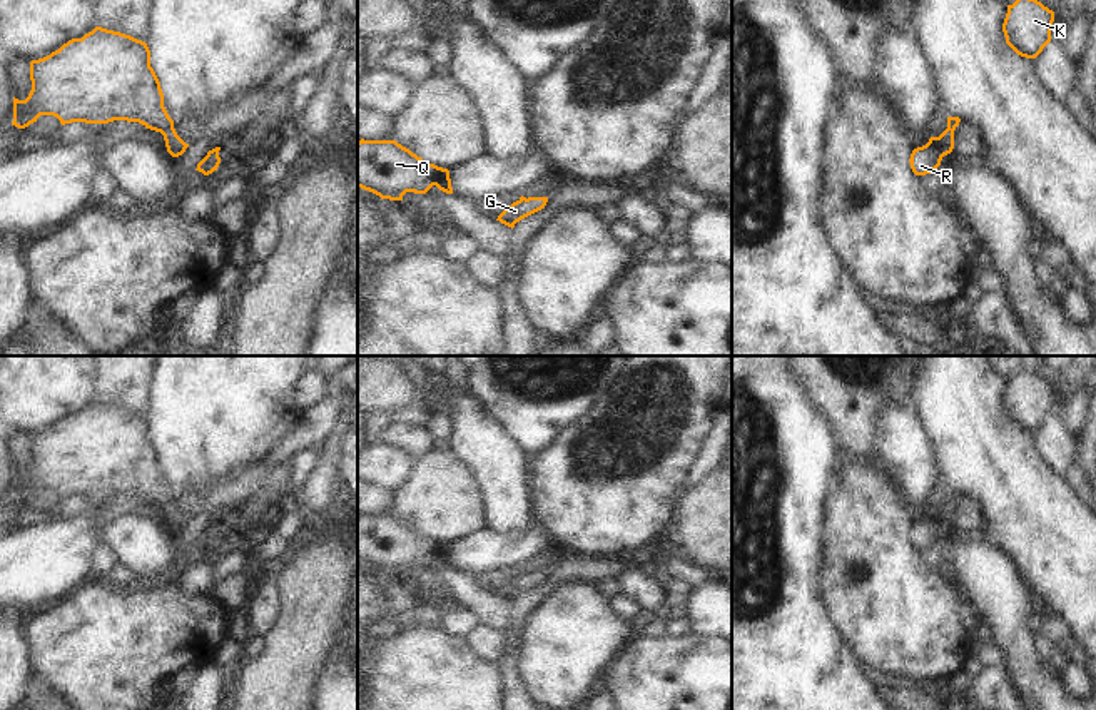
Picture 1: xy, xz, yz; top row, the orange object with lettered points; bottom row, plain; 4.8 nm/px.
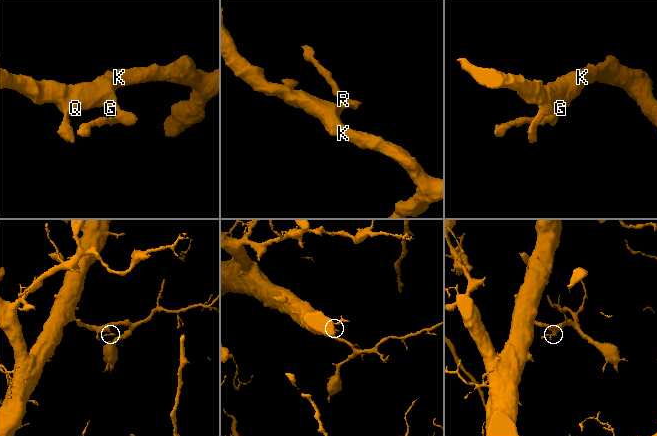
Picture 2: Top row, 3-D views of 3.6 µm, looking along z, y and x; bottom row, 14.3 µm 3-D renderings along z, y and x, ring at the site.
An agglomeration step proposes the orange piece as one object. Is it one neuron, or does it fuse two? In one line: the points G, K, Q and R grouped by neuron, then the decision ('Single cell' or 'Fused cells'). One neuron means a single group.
Groups: G K Q R. Single cell.

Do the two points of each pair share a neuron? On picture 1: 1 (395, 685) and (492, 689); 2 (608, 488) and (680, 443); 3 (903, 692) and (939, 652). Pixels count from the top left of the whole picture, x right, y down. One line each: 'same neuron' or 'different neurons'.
1: same neuron
2: same neuron
3: different neurons

